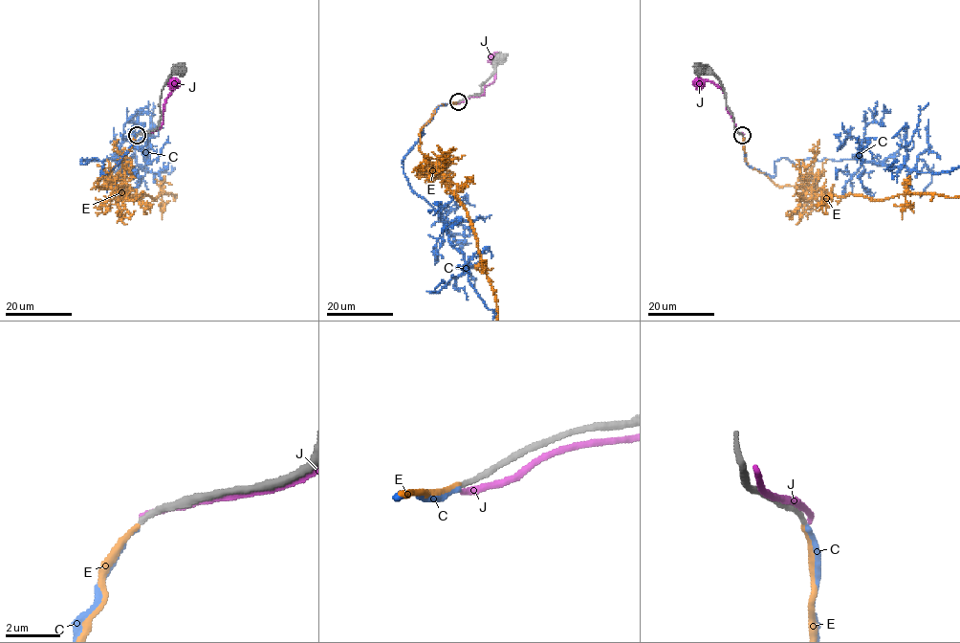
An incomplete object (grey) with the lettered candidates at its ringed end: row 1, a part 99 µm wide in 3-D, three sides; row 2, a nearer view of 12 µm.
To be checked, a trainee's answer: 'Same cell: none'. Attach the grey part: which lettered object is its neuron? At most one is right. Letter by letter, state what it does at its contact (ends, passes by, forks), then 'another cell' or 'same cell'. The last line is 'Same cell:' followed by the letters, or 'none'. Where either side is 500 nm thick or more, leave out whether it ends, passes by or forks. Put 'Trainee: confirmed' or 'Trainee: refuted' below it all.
C: it ends | another cell
E: it ends | another cell
J: it ends | another cell
Same cell: none
Trainee: confirmed

